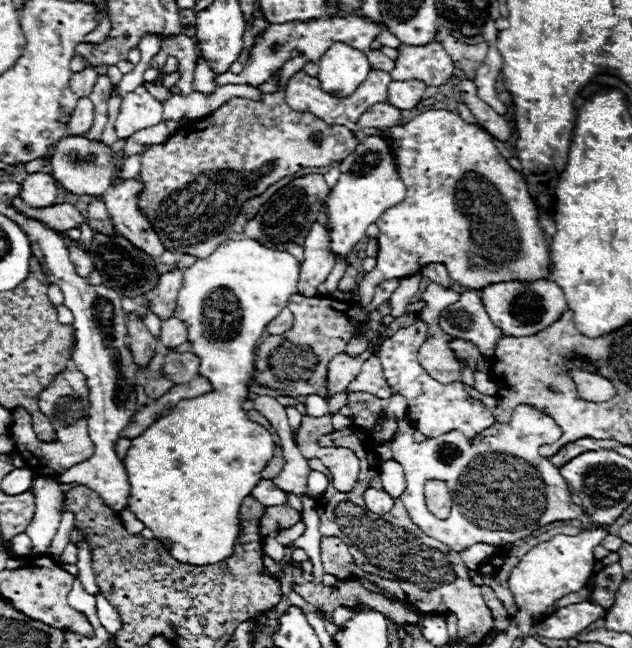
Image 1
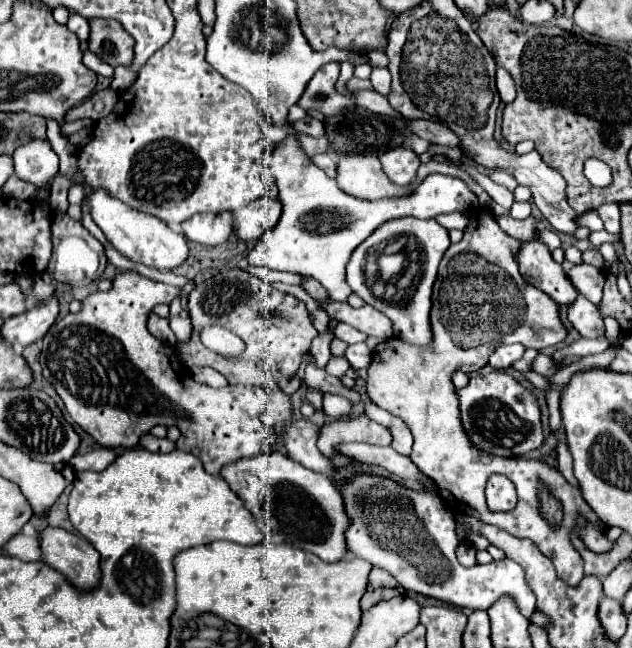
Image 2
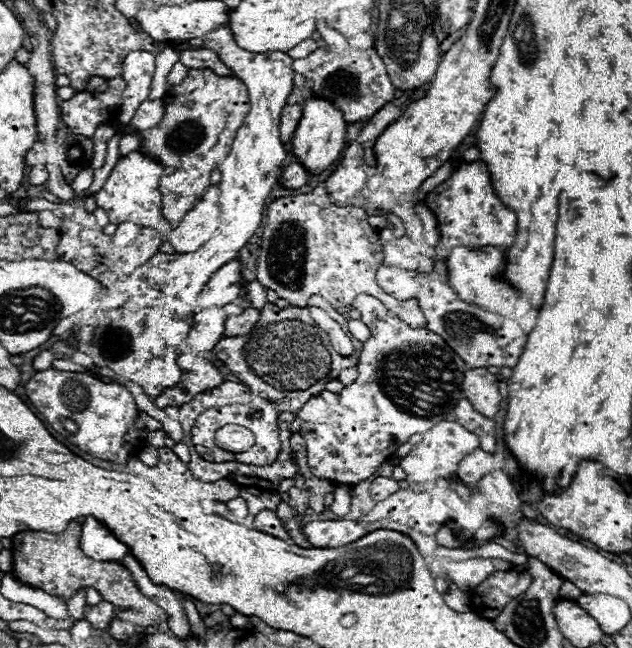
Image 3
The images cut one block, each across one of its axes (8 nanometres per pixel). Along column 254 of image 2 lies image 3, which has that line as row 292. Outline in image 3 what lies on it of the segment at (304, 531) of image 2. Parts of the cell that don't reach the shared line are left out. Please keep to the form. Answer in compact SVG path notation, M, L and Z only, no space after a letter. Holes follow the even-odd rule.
M458 246L446 258L446 266L448 266L448 286L464 302L480 306L482 310L494 312L498 316L508 316L508 314L514 312L514 304L518 300L518 292L514 290L514 286L498 280L498 274L504 268L504 250L500 250L496 246L480 246L476 250Z

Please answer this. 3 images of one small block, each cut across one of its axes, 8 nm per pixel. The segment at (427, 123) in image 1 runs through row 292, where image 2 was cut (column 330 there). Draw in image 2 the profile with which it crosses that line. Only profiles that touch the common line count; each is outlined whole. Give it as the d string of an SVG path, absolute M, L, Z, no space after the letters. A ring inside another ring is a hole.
M332 356L330 362L326 364L326 372L328 374L334 374L334 376L344 376L348 368L350 368L348 360L346 358L340 358L340 356Z

